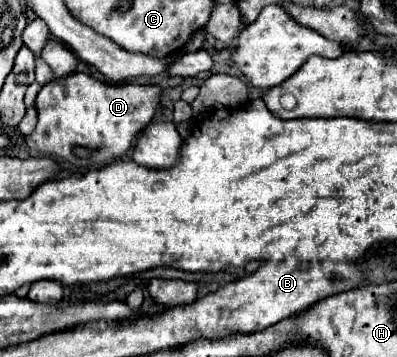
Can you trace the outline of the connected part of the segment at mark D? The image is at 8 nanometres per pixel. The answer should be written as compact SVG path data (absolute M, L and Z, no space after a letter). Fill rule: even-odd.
M70 73L46 83L36 97L38 123L26 145L42 155L60 157L78 167L104 167L120 159L148 125L148 85L110 85L86 73ZM74 145L96 149L90 159L72 155Z

